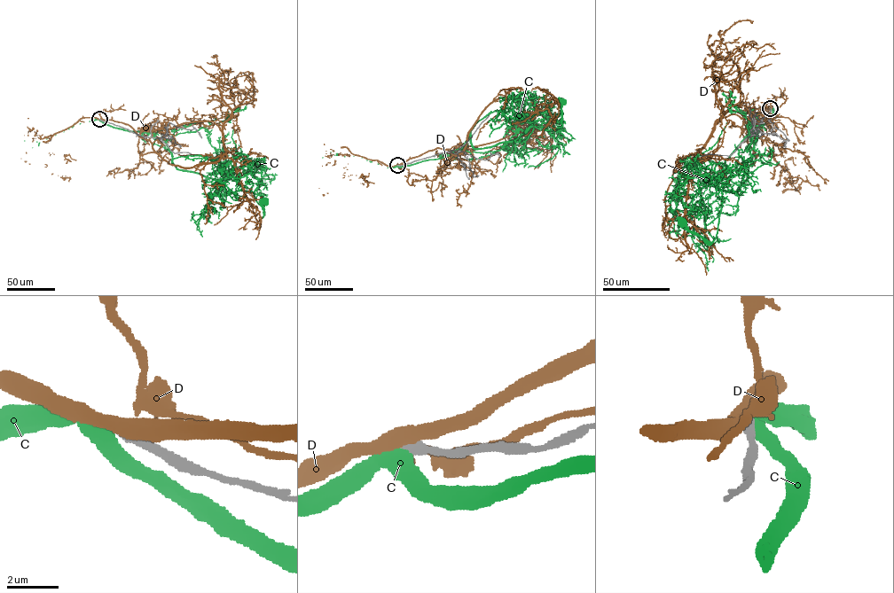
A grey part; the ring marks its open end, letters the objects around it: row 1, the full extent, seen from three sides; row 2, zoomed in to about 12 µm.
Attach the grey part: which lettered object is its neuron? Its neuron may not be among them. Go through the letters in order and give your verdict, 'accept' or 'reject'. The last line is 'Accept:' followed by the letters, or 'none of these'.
C: reject
D: reject
Accept: none of these

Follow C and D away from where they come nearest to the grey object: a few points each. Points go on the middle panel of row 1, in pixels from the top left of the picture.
C: (397, 165), (455, 159), (470, 133), (471, 145), (483, 148), (514, 140), (533, 126), (560, 128), (562, 104)
D: (397, 165), (437, 148), (459, 153), (481, 113), (499, 98), (559, 105), (555, 97), (543, 91)

